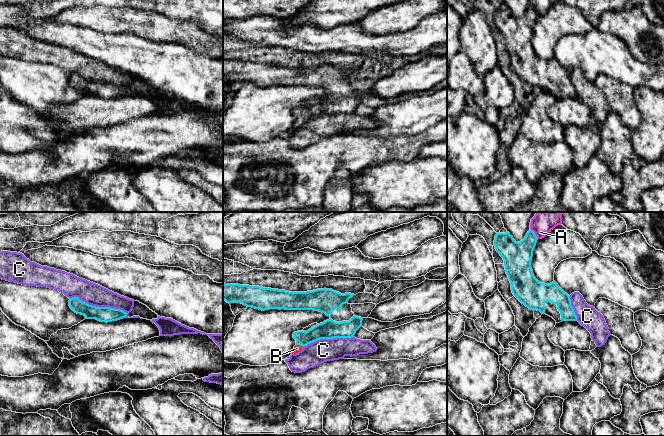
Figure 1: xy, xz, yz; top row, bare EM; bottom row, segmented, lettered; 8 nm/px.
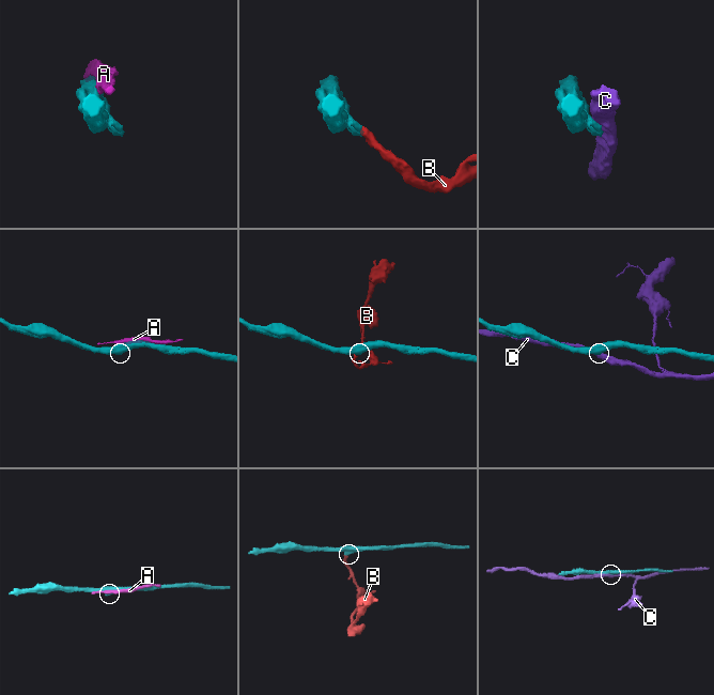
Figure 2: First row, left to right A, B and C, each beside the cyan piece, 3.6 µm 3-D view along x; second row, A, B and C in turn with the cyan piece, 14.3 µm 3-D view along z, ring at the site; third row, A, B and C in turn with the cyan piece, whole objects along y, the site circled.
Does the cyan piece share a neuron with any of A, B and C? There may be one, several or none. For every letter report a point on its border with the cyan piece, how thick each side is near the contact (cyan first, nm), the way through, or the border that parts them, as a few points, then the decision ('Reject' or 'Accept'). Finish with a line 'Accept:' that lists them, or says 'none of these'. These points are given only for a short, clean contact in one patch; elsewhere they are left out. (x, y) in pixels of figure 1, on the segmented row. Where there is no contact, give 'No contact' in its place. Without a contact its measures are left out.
A: Touches cyan at yz (534, 233). Thickness 240 nm (cyan) against 200 nm. Reject
B: Touches cyan at xz (300, 345). Thickness 140 nm (cyan) against 60 nm. Path across: xz (327, 330), (309, 336), (300, 345), (297, 348). Accept
C: Touches cyan at xy (99, 307). Thickness 130 nm (cyan) against 180 nm. Reject
Accept: B

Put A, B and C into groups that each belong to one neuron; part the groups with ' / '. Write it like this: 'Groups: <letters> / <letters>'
Groups: A / B / C

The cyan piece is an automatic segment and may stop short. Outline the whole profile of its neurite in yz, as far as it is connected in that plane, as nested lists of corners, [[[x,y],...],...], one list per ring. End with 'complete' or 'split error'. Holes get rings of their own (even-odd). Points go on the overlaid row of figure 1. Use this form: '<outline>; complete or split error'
[[[531,229],[520,242],[516,242],[509,232],[495,236],[494,246],[504,260],[512,293],[526,307],[552,317],[556,323],[577,321],[570,296],[555,281],[541,283],[533,274],[531,261],[537,240]]]; split error

